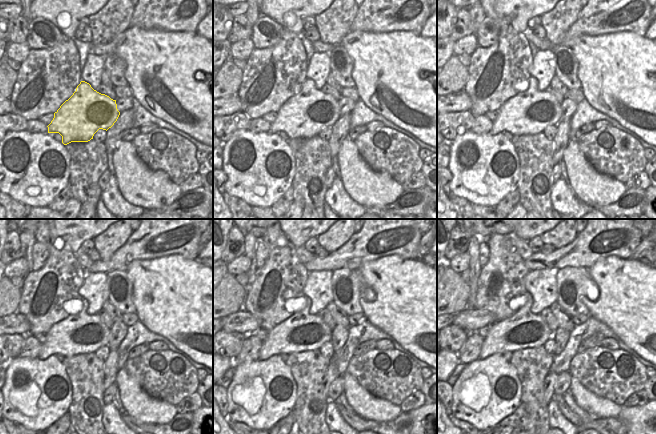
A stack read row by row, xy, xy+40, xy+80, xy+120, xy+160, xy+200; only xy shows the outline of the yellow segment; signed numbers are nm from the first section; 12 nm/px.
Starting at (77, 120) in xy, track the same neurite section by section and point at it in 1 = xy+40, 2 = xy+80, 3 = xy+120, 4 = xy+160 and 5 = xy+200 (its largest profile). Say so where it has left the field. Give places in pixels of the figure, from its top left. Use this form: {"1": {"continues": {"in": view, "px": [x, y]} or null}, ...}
{"1": {"continues": {"in": "xy+40", "px": [304, 115]}}, "2": {"continues": {"in": "xy+80", "px": [530, 112]}}, "3": {"continues": {"in": "xy+120", "px": [80, 333]}}, "4": {"continues": {"in": "xy+160", "px": [302, 331]}}, "5": {"continues": {"in": "xy+200", "px": [522, 330]}}}

